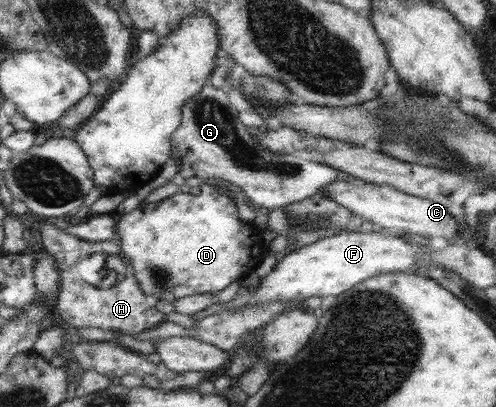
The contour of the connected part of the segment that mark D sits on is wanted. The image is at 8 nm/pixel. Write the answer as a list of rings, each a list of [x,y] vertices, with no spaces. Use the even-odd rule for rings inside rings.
[[[204,180],[199,193],[178,191],[158,203],[146,203],[118,218],[118,241],[126,264],[134,268],[140,287],[150,299],[174,300],[194,294],[225,290],[238,278],[254,270],[267,252],[266,233],[259,233],[253,223],[245,223],[237,213],[235,201],[213,187],[213,181]]]

